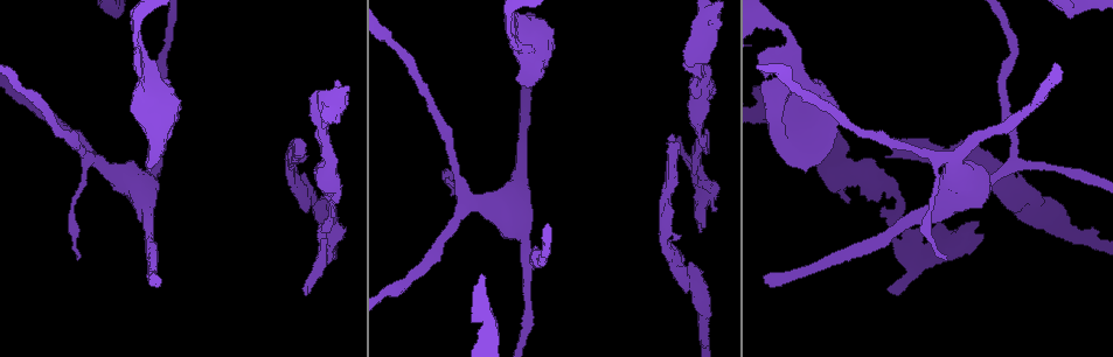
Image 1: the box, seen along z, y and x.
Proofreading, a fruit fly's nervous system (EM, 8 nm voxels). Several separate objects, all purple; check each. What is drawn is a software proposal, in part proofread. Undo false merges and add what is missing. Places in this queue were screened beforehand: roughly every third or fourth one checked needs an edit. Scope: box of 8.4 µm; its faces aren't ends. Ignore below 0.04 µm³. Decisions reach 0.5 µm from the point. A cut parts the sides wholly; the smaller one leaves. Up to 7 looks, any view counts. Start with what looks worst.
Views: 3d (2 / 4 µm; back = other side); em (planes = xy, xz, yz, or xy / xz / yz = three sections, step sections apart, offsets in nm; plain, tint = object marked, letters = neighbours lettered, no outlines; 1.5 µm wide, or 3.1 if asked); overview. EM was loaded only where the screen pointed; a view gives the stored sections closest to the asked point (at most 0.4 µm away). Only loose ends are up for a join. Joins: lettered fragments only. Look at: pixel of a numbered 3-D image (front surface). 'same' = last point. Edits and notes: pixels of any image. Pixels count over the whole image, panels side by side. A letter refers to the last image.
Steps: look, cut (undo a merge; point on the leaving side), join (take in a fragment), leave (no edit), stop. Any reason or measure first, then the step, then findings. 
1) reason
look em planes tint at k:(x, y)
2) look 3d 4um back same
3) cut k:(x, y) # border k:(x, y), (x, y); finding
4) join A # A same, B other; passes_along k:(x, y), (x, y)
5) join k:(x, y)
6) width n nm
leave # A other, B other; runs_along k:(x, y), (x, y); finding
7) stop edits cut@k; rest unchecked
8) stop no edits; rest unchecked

free end
look 3d 2um at 1:(677, 139)

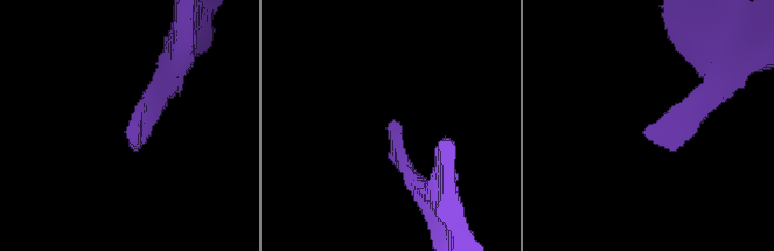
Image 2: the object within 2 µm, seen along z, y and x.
need the tissue
look em xy step 8 tint at 2:(394, 119)

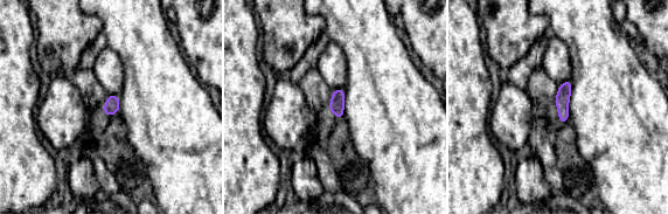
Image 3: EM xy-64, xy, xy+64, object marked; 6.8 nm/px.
another direction
look em planes letters same

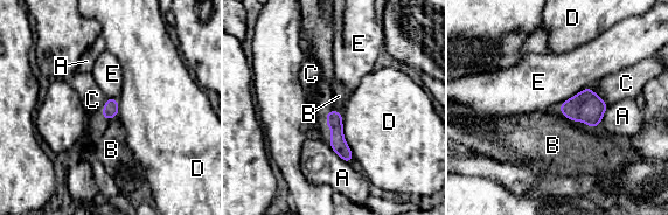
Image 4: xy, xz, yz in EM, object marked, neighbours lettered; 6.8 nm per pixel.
longest_contact D 340 nm
leave # A other, B other, C other, D other, E other; runs_along 4:(331, 113), (338, 144), (348, 159); none of them fits

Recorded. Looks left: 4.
look 3d 4um at 1:(671, 136)

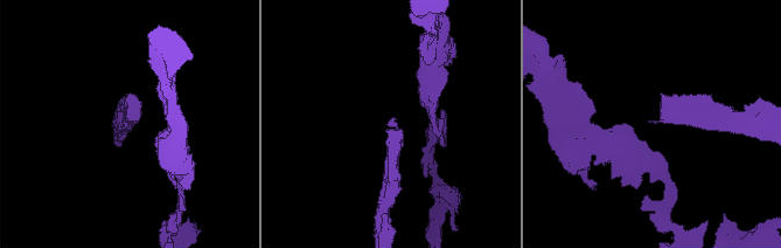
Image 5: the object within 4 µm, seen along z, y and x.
look em planes letters at 5:(132, 120)

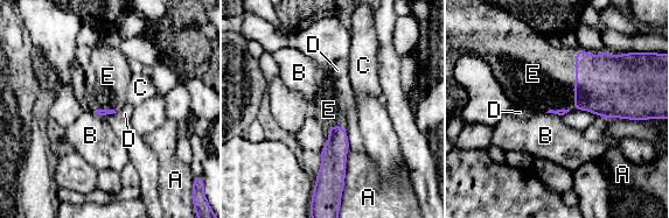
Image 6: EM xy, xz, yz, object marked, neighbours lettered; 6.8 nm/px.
join E # A other, B other, C other, D other, E same; passes_along 6:(611, 86), (576, 81), (541, 77); the cell continues

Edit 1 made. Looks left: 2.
stop edits join@6; rest unchecked

